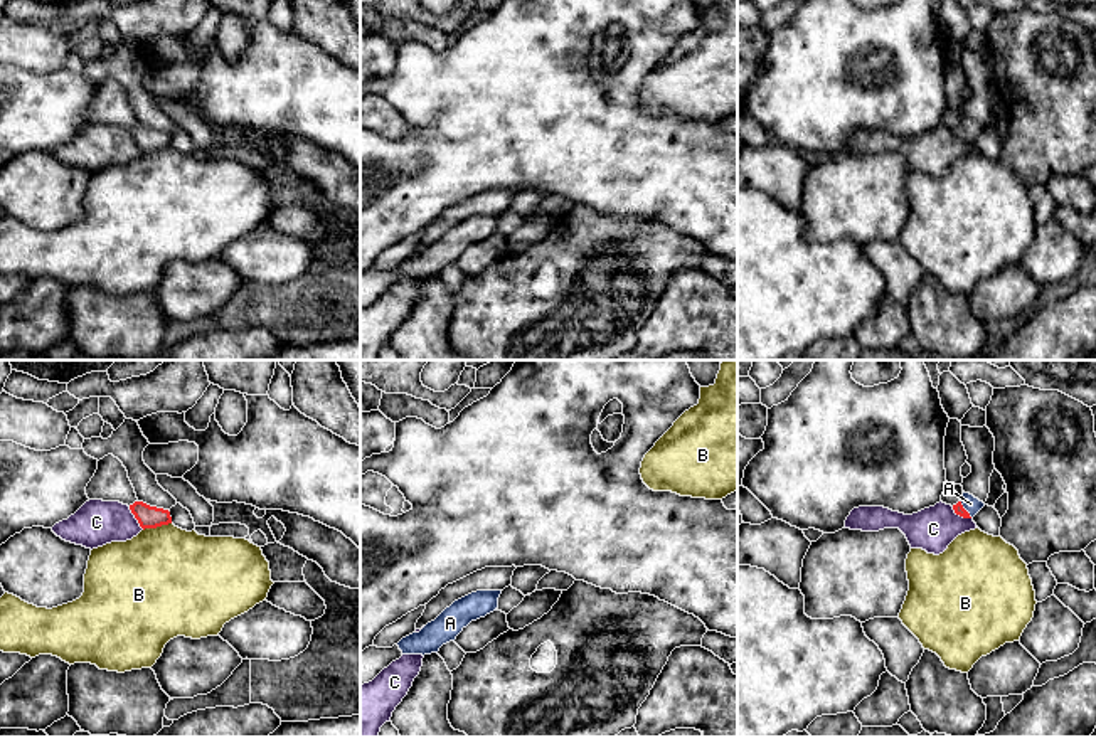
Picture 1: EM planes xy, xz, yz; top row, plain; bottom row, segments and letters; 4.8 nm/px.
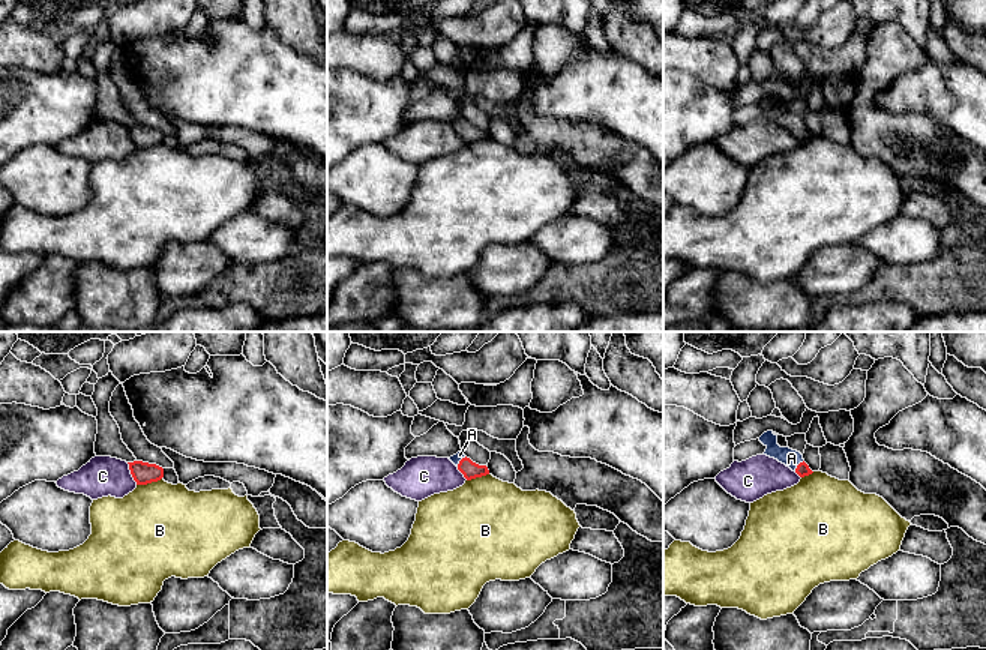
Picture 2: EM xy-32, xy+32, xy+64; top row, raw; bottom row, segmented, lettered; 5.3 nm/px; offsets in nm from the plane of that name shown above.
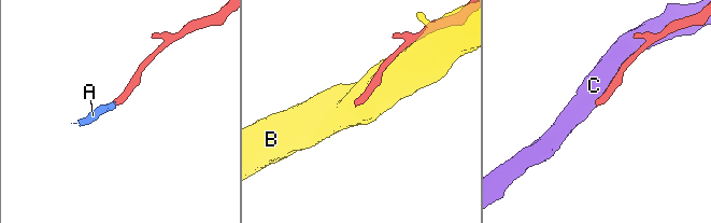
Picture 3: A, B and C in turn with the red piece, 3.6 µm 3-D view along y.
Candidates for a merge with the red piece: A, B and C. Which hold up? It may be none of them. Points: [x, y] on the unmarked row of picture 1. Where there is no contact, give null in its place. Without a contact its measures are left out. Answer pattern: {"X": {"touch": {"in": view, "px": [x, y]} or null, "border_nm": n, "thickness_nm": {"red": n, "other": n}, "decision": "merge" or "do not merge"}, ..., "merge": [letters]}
{"A": {"touch": {"in": "yz", "px": [963, 132]}, "border_nm": 110, "thickness_nm": {"red": 50, "other": 80}, "decision": "merge"}, "B": {"touch": {"in": "xy", "px": [157, 148]}, "border_nm": 140, "thickness_nm": {"red": 110, "other": 480}, "decision": "do not merge"}, "C": {"touch": {"in": "xy", "px": [135, 140]}, "border_nm": 130, "thickness_nm": {"red": 110, "other": 220}, "decision": "do not merge"}, "merge": ["A"]}

